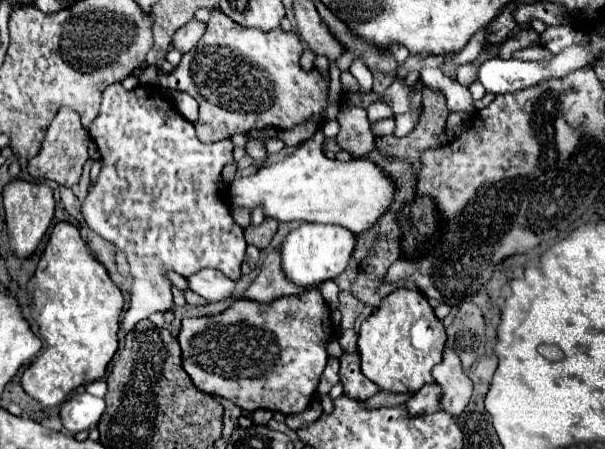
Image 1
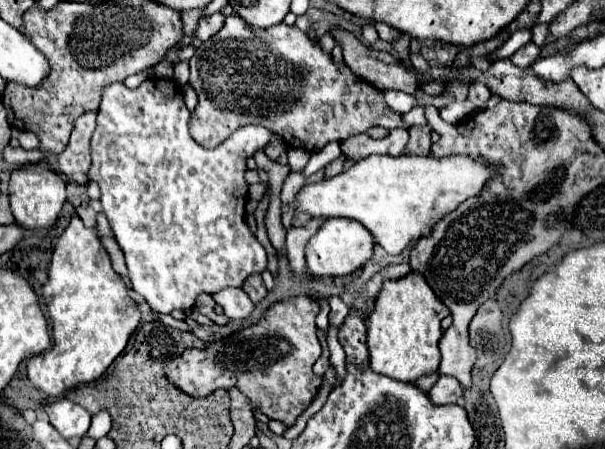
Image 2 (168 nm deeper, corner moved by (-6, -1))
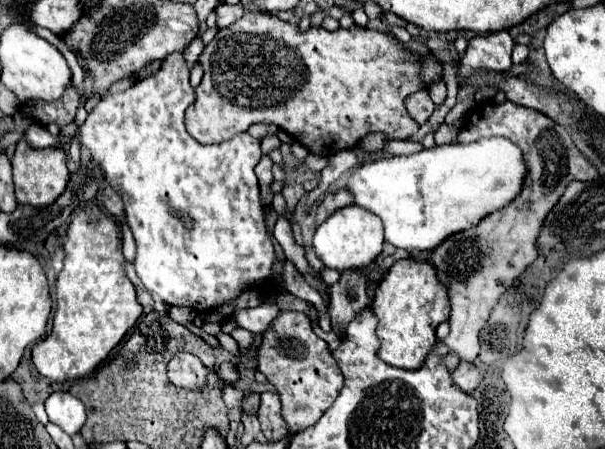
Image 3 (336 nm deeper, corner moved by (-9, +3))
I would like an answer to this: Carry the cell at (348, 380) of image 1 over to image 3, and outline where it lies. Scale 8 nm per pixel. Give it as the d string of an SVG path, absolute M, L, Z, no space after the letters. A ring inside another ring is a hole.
M343 271L341 281L329 289L331 295L331 325L339 337L345 337L347 325L361 313L361 309L371 307L371 297L367 295L367 281L357 271Z

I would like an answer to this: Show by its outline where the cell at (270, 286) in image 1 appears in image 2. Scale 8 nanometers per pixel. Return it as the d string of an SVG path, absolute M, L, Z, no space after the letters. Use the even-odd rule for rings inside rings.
M310 219L304 227L290 227L286 235L286 251L292 271L304 281L306 279L306 261L304 261L304 249L310 237L320 229L322 219Z

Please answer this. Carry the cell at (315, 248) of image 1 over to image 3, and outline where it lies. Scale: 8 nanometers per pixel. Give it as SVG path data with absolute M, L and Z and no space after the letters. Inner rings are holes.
M349 205L345 209L337 209L325 223L321 223L313 237L313 249L317 257L323 261L327 269L359 269L369 265L383 249L383 229L381 219L367 209L357 205Z

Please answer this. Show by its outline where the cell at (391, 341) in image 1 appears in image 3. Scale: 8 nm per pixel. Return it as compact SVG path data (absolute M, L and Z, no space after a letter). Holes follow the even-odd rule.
M407 257L397 261L387 271L387 275L375 291L371 311L379 319L379 359L393 367L419 369L425 363L427 355L433 351L433 345L437 343L435 329L439 323L449 319L451 305L445 285L441 285L435 277L433 265L427 265L427 261L415 261L413 257Z

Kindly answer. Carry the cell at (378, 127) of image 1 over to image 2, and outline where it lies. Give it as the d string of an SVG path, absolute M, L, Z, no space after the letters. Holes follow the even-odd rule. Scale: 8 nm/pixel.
M232 13L230 17L226 17L226 25L214 35L214 37L210 37L208 41L204 41L198 49L196 49L196 53L194 53L194 57L190 59L190 85L196 89L196 93L198 93L198 105L194 107L194 111L192 111L192 115L190 115L190 135L192 135L192 139L196 141L196 143L200 143L202 147L218 147L228 135L232 135L236 129L240 129L240 127L244 127L244 125L250 125L250 123L254 123L254 125L262 125L262 127L266 127L266 129L270 129L272 133L276 133L276 135L280 135L290 147L302 147L304 151L320 151L320 149L324 149L324 145L326 143L330 143L330 141L338 141L338 143L342 143L344 139L348 139L348 137L354 137L354 135L360 135L360 133L366 133L370 127L374 127L374 125L380 125L380 127L386 127L386 129L398 129L398 127L402 127L402 129L406 129L406 123L404 123L404 119L402 119L402 115L400 113L394 113L388 105L386 105L386 101L384 101L384 93L380 91L380 89L376 89L376 87L372 87L370 83L366 83L364 79L360 79L358 75L354 75L348 67L346 67L346 63L336 63L334 59L332 59L332 55L328 55L328 53L324 53L322 51L322 47L318 45L318 43L314 43L304 31L300 31L298 27L288 27L286 23L278 23L276 27L268 27L268 29L256 29L256 27L250 27L250 25L246 25L236 13Z

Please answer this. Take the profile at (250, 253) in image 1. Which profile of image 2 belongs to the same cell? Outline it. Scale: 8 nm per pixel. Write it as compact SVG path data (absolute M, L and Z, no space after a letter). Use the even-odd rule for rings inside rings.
M260 275L248 277L248 279L244 281L244 285L242 285L242 291L244 291L254 303L260 303L260 301L266 297L266 287L264 287Z

